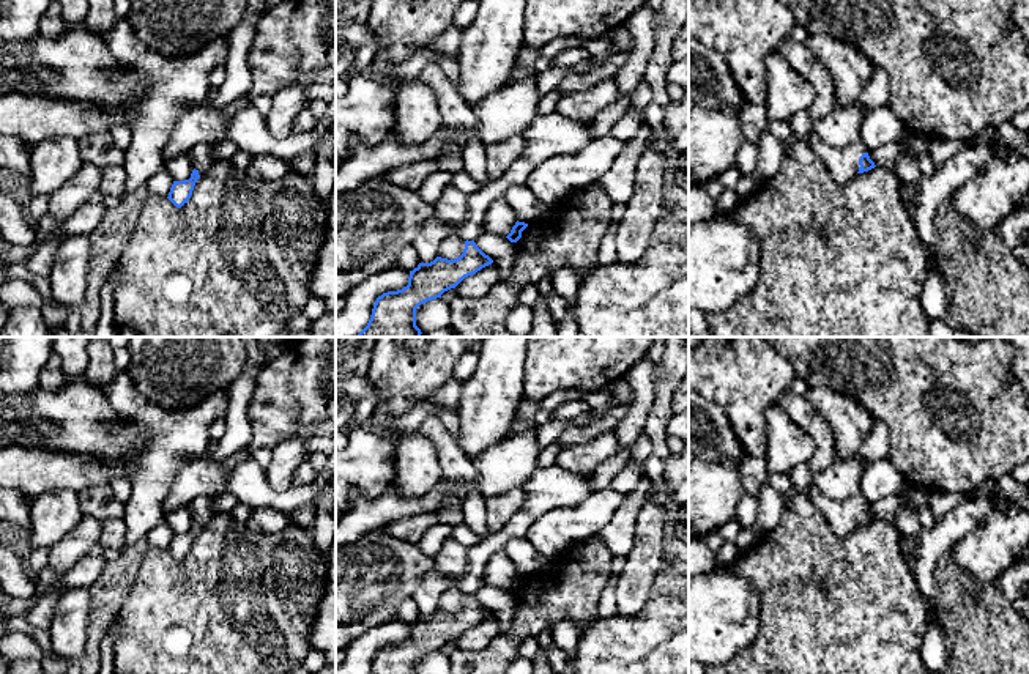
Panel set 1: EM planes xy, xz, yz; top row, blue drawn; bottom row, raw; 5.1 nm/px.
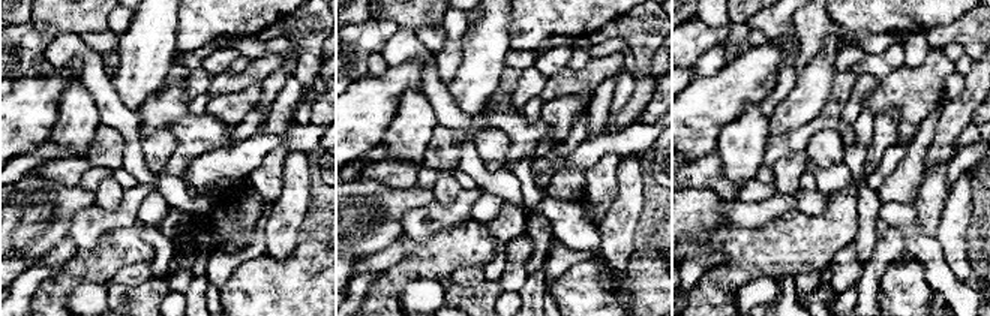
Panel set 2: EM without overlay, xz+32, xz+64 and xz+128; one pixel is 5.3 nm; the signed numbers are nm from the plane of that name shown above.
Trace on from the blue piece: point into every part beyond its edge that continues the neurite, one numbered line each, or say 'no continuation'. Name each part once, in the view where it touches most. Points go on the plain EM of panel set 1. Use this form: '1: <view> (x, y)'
1: yz (843, 515)

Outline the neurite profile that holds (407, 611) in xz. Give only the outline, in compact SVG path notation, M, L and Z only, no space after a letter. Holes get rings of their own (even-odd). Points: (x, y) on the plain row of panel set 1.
M408 597L399 605L391 620L413 624L414 620L418 620L418 617L419 617L418 603L411 597Z

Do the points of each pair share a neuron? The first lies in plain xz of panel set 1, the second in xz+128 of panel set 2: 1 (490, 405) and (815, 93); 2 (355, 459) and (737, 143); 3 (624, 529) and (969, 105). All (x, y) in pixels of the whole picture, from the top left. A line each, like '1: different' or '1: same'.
1: same
2: different
3: different

